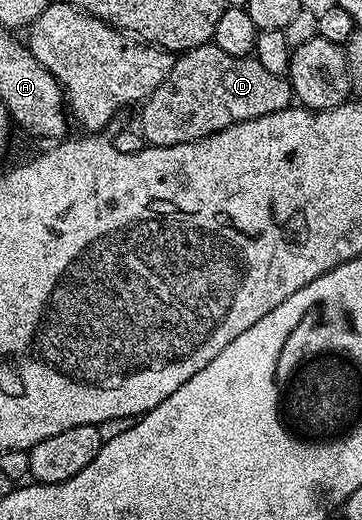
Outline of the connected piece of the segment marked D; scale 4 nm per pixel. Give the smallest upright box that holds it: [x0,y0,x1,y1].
[139,43,292,146]

